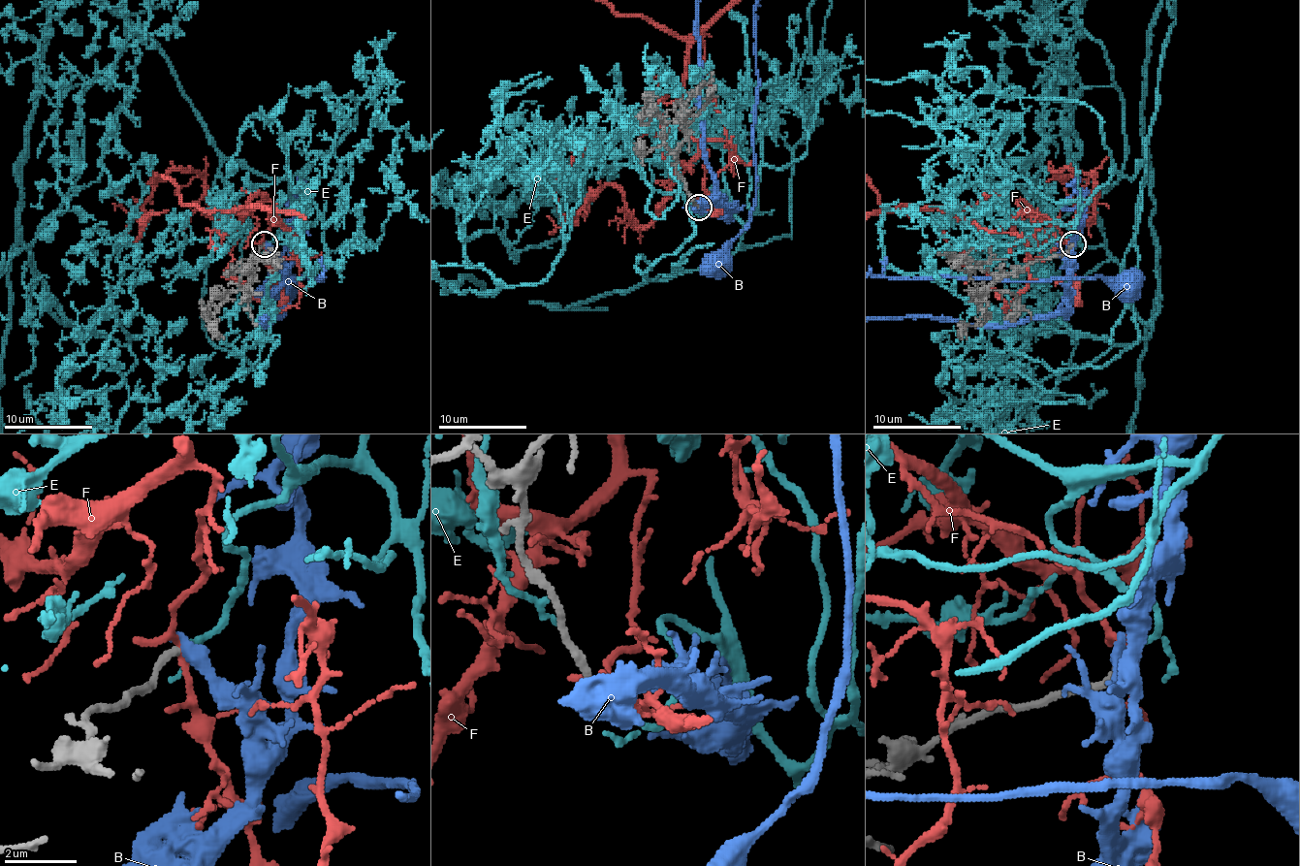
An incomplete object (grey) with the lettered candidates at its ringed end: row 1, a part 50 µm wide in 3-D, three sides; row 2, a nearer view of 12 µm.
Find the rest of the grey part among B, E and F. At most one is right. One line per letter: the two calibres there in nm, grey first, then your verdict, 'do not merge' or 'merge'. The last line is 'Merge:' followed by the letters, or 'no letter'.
B: 200/420 nm | do not merge
E: 200/150 nm | merge
F: 200/180 nm | do not merge
Merge: E

